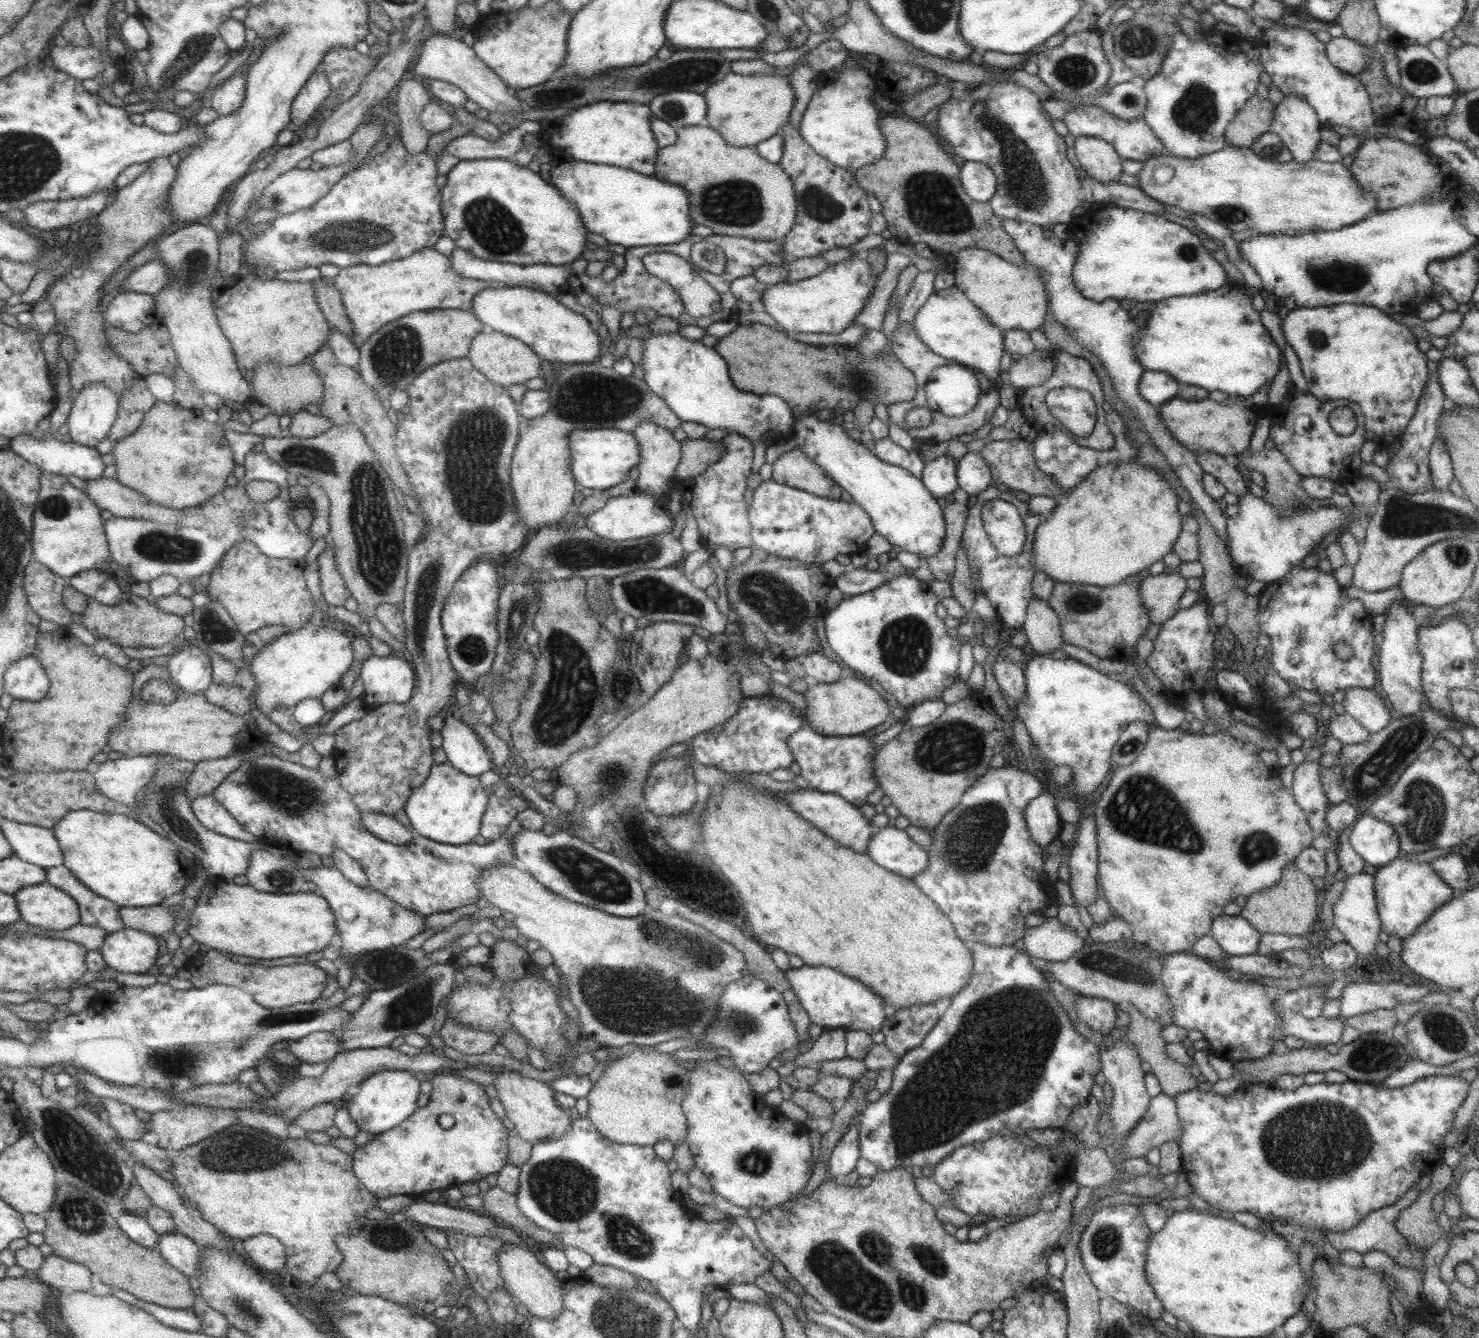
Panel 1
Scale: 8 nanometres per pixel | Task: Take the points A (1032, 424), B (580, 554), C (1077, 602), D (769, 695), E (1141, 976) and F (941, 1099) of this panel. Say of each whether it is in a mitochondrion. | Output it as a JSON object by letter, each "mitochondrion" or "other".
{"A":"other","B":"mitochondrion","C":"mitochondrion","D":"other","E":"mitochondrion","F":"mitochondrion"}

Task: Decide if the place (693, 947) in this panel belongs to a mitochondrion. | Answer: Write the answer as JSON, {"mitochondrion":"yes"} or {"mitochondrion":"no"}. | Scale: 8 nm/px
{"mitochondrion":"yes"}

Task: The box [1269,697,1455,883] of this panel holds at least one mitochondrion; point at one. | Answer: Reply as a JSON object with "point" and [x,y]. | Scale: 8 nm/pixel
{"point":[1370,778]}

